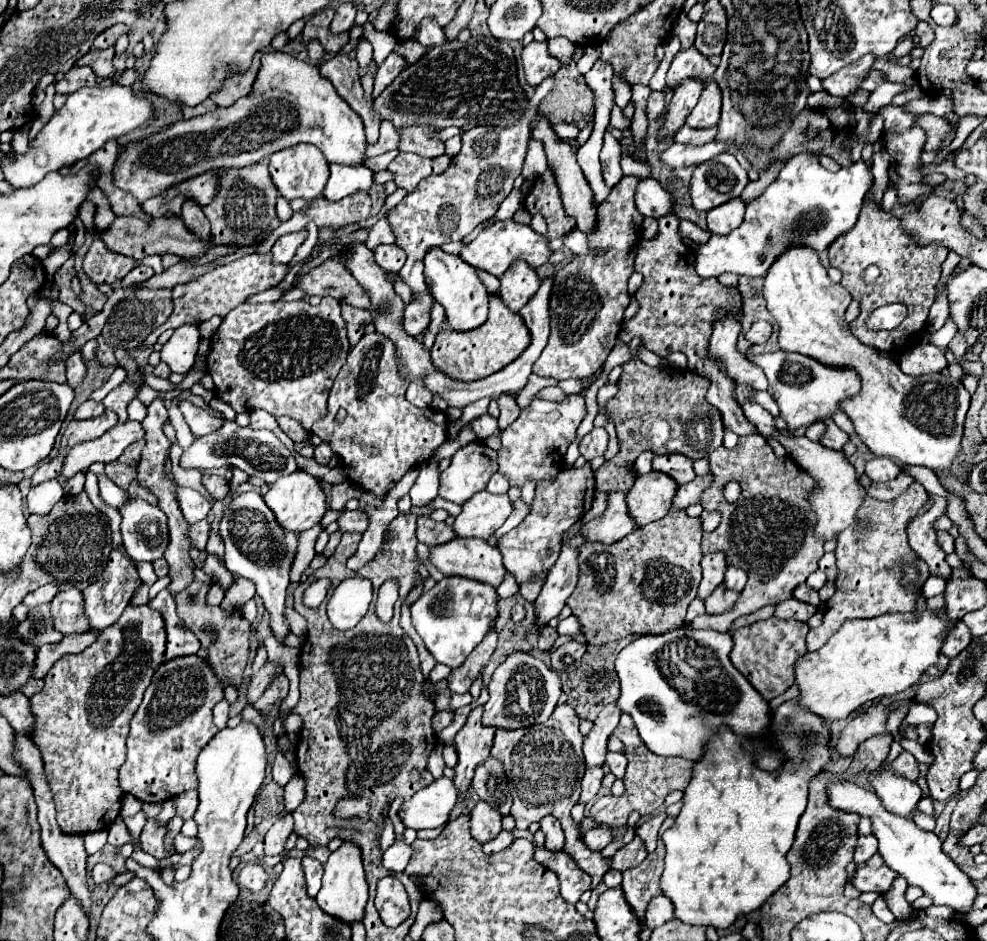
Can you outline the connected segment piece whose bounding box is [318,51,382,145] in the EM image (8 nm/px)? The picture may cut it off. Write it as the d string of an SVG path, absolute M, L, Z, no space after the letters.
M350 51L346 55L336 55L320 63L318 69L320 69L320 75L334 85L336 93L362 117L364 127L366 127L368 145L374 145L378 141L378 125L382 117L380 113L374 111L374 105L364 99L364 91L358 79L356 51Z

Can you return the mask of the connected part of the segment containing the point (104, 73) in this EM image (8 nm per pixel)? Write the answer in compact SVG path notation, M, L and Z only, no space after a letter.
M108 47L104 51L88 51L84 57L78 59L76 65L88 65L94 69L94 73L100 77L100 79L108 79L116 73L114 65L112 65L112 57L114 57L114 47Z

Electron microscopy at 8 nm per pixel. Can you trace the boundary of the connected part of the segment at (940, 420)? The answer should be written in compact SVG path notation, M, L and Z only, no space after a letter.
M794 247L794 249L788 249L784 255L780 255L766 275L764 299L768 303L768 311L780 323L778 339L784 351L802 353L806 357L820 361L826 367L852 369L860 377L860 383L862 383L860 393L856 397L850 397L848 401L842 401L840 409L846 417L852 419L860 441L866 445L866 449L872 455L890 457L906 465L922 465L932 471L942 471L952 465L952 459L956 457L960 449L964 419L970 405L970 393L964 389L962 381L952 381L948 373L910 377L900 371L900 365L896 361L880 355L871 347L855 346L862 343L850 333L850 325L844 319L846 307L850 305L850 293L842 285L830 281L814 249Z

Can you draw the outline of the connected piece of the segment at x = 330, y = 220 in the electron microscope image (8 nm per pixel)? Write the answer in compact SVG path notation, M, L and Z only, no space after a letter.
M356 191L356 193L352 193L352 195L348 195L348 197L340 199L340 201L334 201L334 203L332 203L332 201L326 201L324 197L318 197L316 201L310 201L310 203L312 203L312 205L310 205L310 209L306 209L306 211L298 211L298 213L294 213L294 217L292 217L290 221L286 221L286 223L280 223L280 227L276 227L276 229L270 233L270 237L264 241L264 245L244 247L233 254L215 259L212 261L212 264L216 267L221 267L243 257L244 255L252 253L268 253L268 251L272 249L274 241L276 241L280 235L286 235L286 233L300 231L300 229L304 229L304 227L306 227L310 221L314 221L314 223L316 223L320 229L322 229L322 227L338 229L338 227L346 227L346 225L362 223L362 221L364 221L364 219L370 215L370 205L372 205L372 203L370 203L370 197L368 197L368 193L366 193L366 191Z

